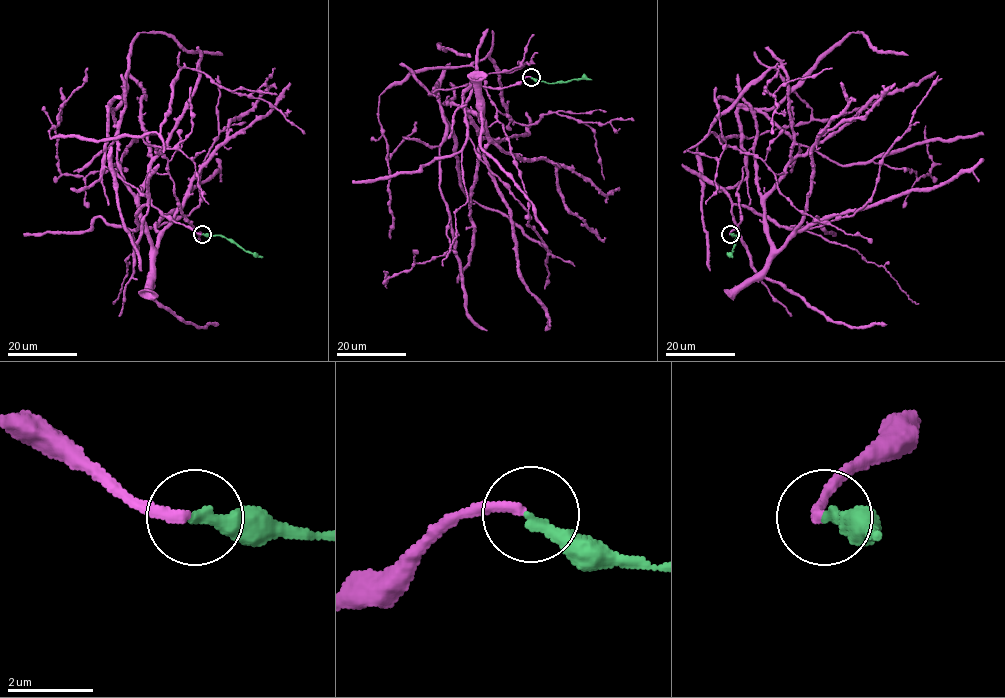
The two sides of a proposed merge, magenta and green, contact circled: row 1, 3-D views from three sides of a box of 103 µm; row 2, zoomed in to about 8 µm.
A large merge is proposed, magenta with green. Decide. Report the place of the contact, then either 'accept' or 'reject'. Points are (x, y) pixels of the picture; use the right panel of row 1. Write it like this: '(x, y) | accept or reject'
(730, 234) | accept

